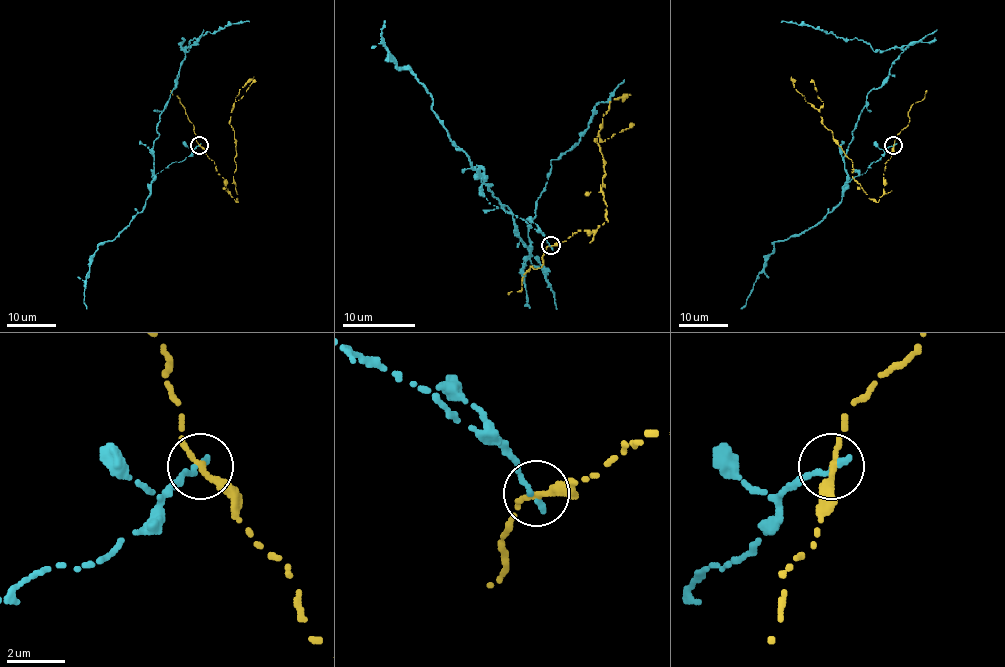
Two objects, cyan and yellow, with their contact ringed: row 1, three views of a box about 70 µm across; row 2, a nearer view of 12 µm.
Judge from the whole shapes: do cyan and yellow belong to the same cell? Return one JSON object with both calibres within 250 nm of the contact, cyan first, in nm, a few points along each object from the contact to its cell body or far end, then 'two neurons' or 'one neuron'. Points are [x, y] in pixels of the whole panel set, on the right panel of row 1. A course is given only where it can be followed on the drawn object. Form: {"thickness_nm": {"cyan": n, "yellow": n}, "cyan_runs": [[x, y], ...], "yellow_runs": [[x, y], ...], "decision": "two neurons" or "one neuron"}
{"thickness_nm": {"cyan": 240, "yellow": 200}, "cyan_runs": [[894, 145], [865, 173], [848, 177], [843, 157], [858, 115], [902, 49], [874, 51], [855, 37], [780, 21]], "yellow_runs": [[894, 145], [885, 163], [884, 194], [873, 201], [852, 177], [853, 162], [795, 89], [791, 77]], "decision": "two neurons"}

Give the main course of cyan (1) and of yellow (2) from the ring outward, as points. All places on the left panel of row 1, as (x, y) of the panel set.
1: (199, 145), (152, 179), (157, 124), (184, 49), (209, 31), (249, 21)
2: (199, 145), (237, 201), (236, 145), (230, 117), (239, 89), (253, 77)

